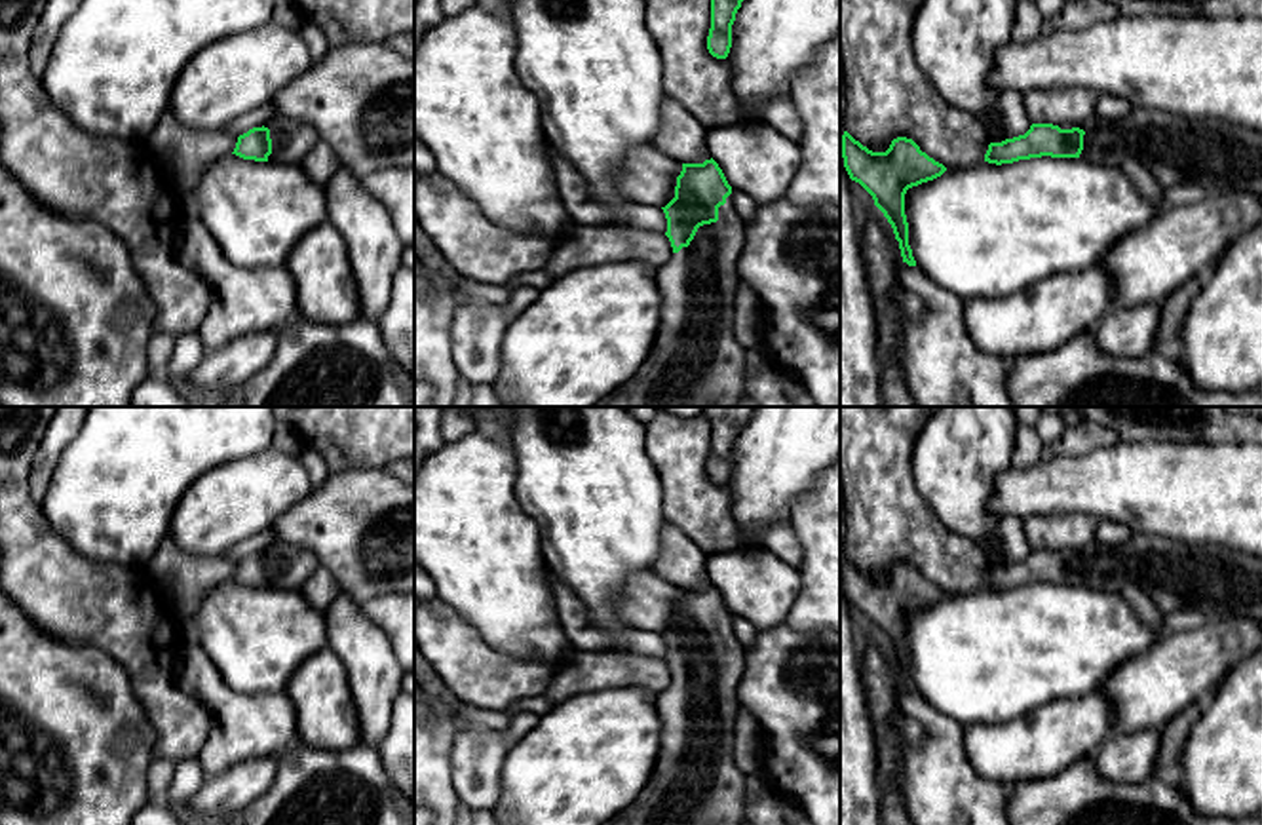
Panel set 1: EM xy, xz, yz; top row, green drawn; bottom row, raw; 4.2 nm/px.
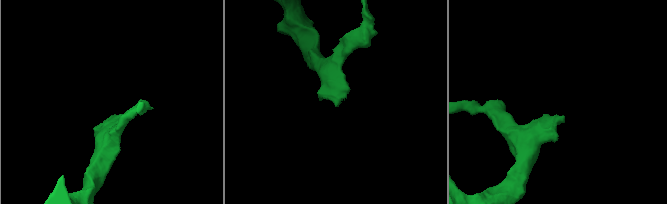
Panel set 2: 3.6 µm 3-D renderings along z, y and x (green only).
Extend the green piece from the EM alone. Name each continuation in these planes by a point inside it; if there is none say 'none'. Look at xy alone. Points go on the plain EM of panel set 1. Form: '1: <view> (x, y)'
1: xy (291, 567)

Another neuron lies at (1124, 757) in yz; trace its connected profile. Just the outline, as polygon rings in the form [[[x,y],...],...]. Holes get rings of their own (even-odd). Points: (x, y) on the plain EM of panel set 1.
[[[1159,730],[1112,734],[1095,753],[1095,770],[1112,783],[1144,783],[1154,777]]]

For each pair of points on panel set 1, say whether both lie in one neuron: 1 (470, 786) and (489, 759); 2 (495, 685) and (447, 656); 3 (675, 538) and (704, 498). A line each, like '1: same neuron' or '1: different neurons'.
1: same neuron
2: same neuron
3: different neurons

